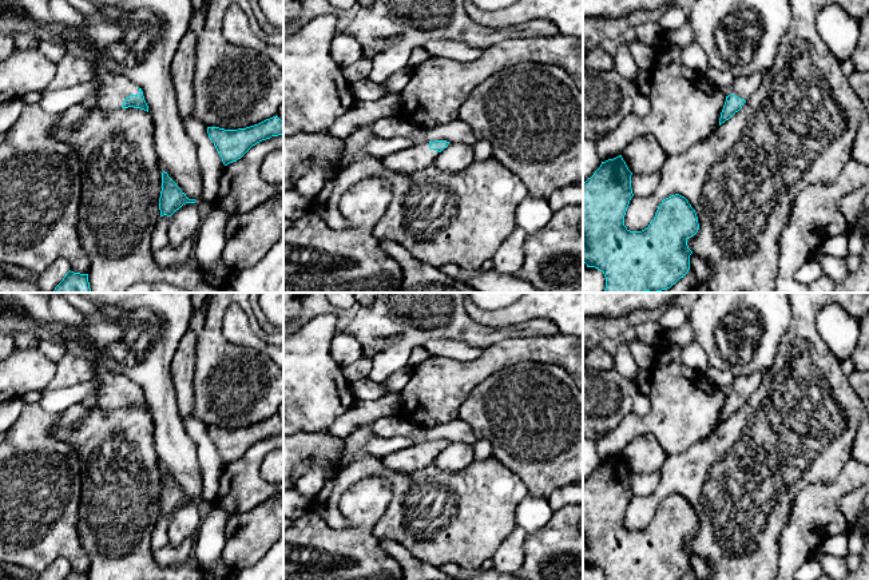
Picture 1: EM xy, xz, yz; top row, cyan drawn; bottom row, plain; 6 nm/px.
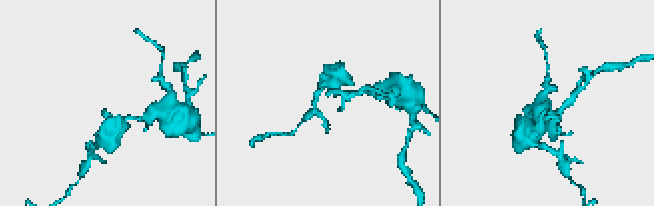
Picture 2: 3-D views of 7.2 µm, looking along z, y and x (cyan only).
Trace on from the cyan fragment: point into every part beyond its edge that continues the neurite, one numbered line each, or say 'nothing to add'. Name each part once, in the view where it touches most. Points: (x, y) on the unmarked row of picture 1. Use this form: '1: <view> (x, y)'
1: xy (112, 388)

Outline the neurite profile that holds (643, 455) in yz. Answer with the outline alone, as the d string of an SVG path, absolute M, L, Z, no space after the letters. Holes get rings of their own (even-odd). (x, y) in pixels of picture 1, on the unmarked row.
M651 433L638 436L622 452L628 469L635 474L659 472L667 456L658 438Z

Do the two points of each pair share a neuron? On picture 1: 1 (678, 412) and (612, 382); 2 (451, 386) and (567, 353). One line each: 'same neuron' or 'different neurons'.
1: different neurons
2: same neuron

